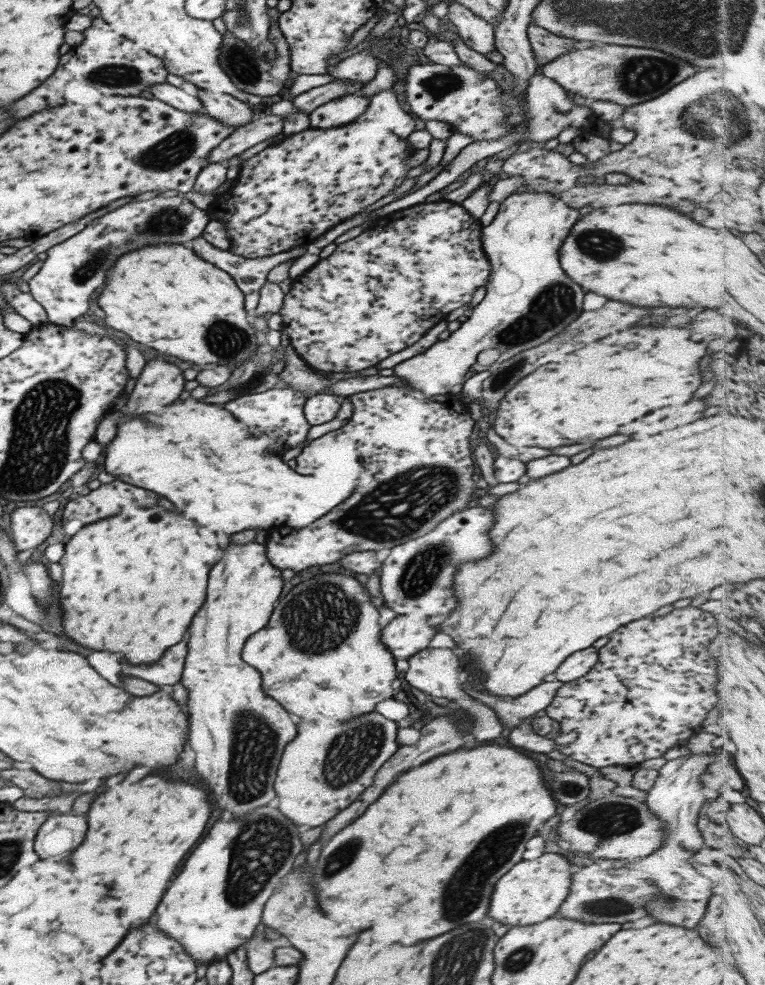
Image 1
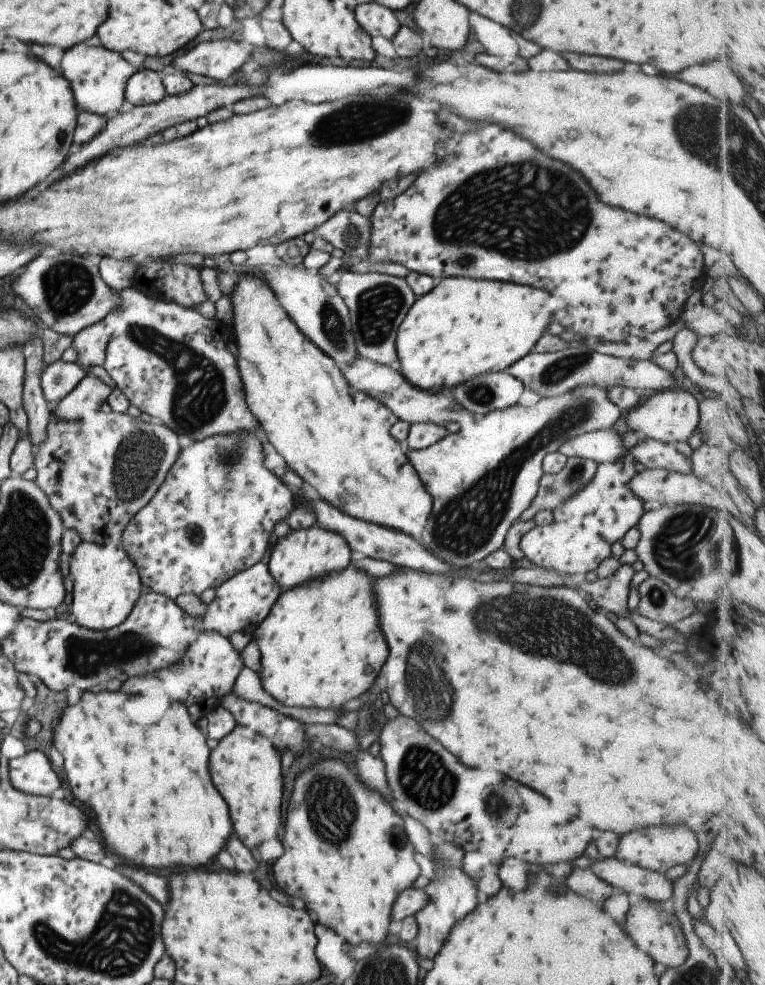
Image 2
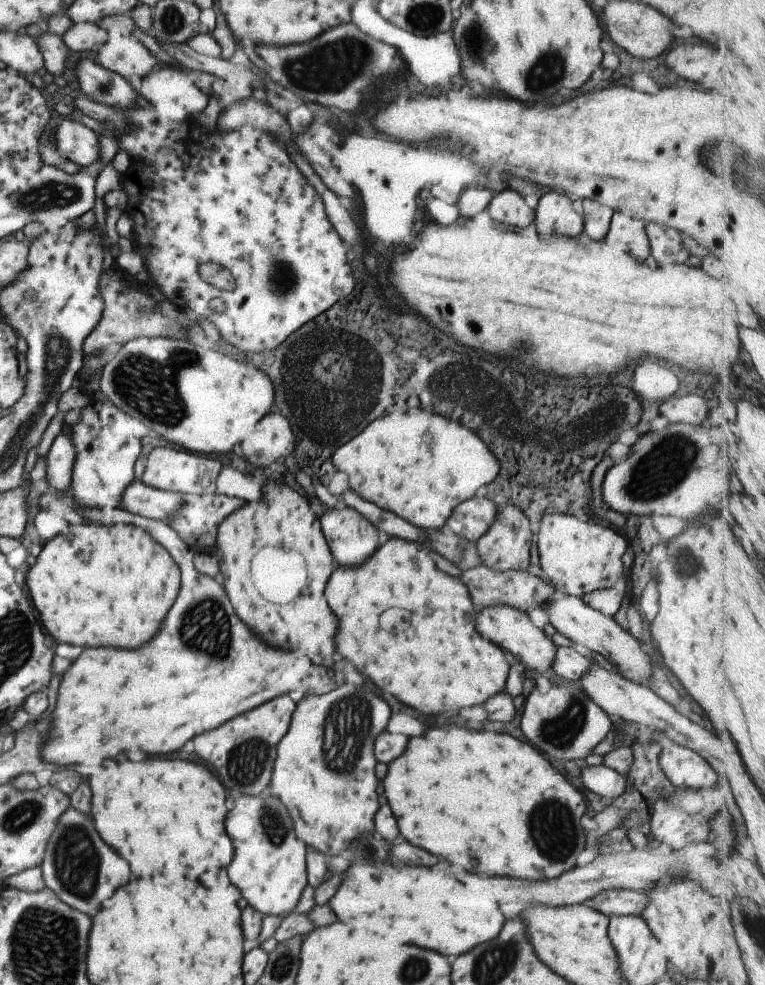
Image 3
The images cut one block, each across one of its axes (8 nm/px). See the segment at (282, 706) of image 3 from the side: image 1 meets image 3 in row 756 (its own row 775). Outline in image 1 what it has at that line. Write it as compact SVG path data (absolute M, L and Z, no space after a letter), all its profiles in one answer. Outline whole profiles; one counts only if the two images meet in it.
M255 541L244 546L234 544L234 542L226 544L226 546L224 546L224 558L210 570L210 578L208 578L208 598L206 598L204 606L200 608L200 612L196 612L196 618L192 620L192 626L190 626L190 630L188 630L188 636L190 636L190 638L186 640L188 654L185 658L181 683L188 689L188 701L186 702L185 709L189 714L188 736L190 736L190 744L192 744L194 752L196 752L196 772L198 772L200 780L208 780L208 782L204 782L204 786L210 790L210 794L212 794L212 796L218 796L218 798L212 798L212 802L214 802L220 810L230 810L232 816L242 816L242 814L246 814L246 812L250 812L254 810L254 808L258 808L258 806L267 805L268 802L276 797L275 778L282 753L287 744L294 738L294 734L297 733L297 725L290 720L289 712L279 702L270 698L263 691L260 674L254 667L244 662L244 659L241 657L241 650L243 649L244 643L248 640L248 637L262 630L262 628L268 624L268 618L272 616L272 612L274 612L274 608L276 608L276 602L278 602L278 598L280 598L280 592L284 590L284 588L282 588L282 582L284 582L284 580L282 580L280 574L281 571L272 566L272 563L268 561L265 544L258 544L258 542Z

